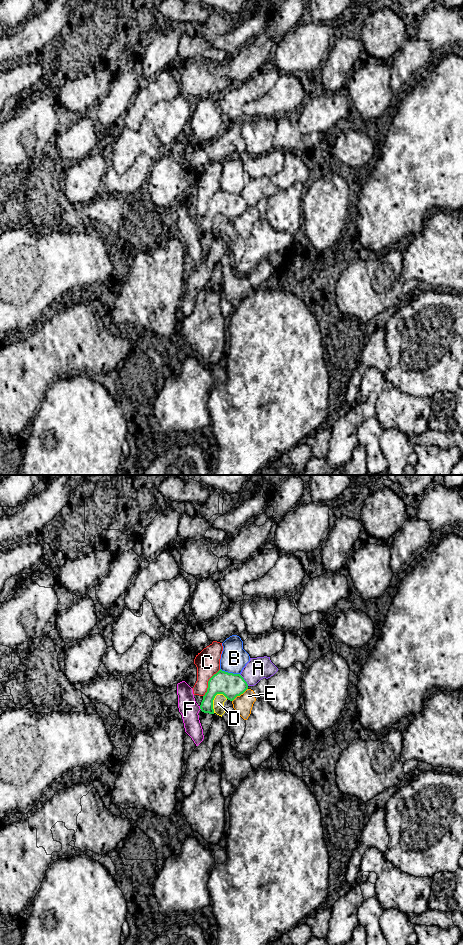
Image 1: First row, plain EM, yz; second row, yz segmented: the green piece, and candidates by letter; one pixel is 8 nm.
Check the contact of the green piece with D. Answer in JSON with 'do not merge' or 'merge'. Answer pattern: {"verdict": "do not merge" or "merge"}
{"verdict": "do not merge"}

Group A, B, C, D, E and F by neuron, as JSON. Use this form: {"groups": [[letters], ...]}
{"groups": [["A"], ["B"], ["C"], ["D"], ["E"], ["F"]]}

